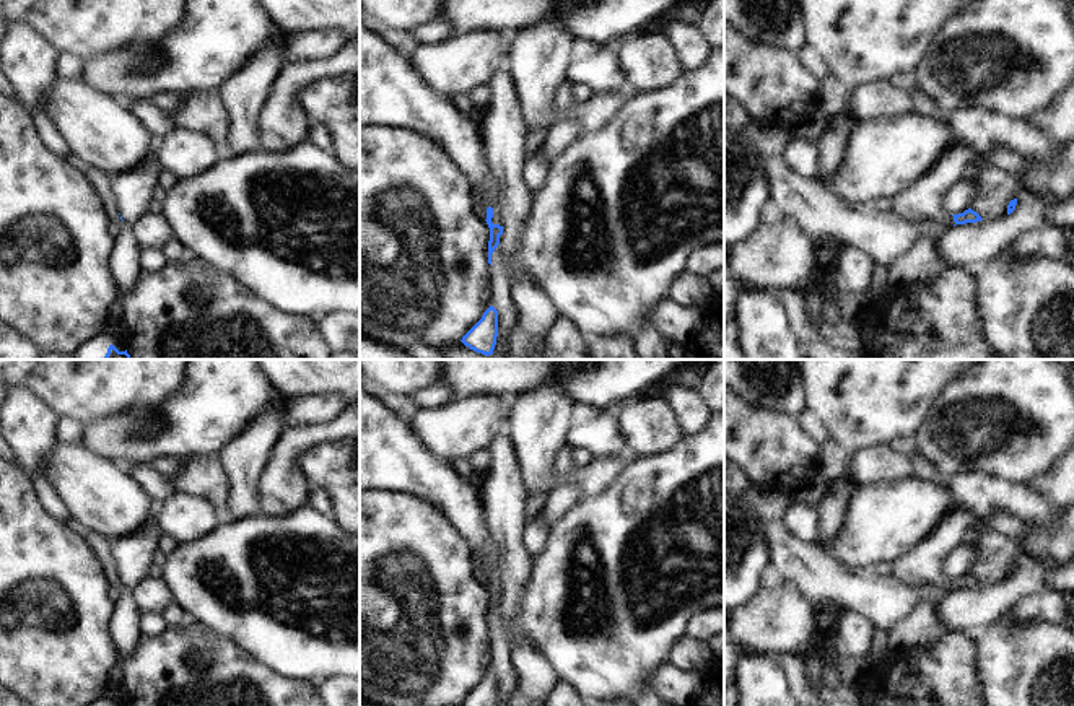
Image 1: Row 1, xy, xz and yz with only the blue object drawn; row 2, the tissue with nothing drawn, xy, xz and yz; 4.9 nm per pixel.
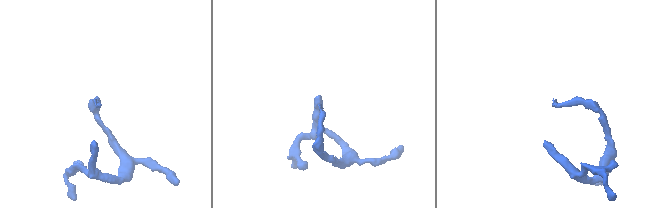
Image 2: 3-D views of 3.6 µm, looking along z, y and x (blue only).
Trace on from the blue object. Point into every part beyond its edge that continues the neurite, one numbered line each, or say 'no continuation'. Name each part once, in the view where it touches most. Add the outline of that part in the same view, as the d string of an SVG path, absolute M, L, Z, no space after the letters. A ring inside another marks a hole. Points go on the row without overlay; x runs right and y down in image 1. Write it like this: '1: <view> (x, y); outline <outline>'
1: xz (392, 456); outline M360 381L360 493L410 493L443 509L482 558L493 561L493 589L503 591L503 550L490 527L483 495Z

